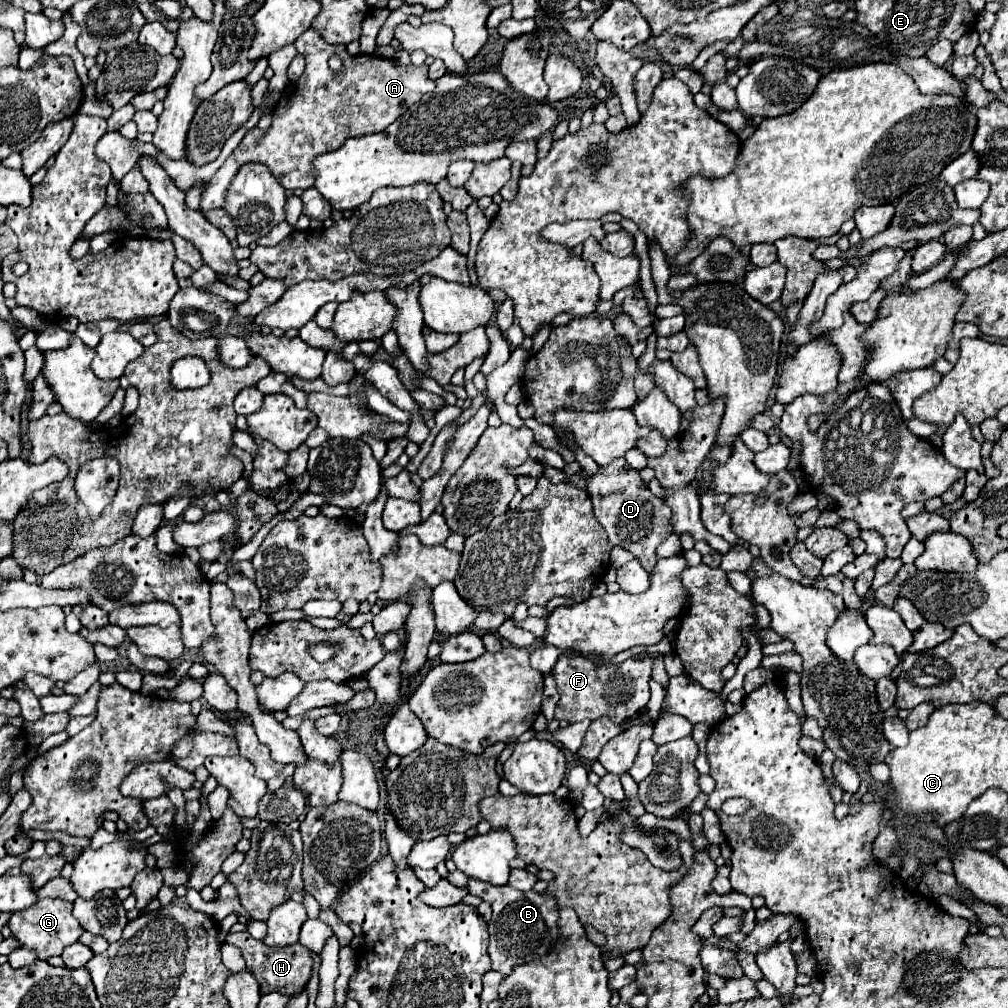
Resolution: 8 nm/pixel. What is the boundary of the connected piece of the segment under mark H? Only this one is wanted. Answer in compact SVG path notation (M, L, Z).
M232 933L226 937L226 943L238 945L242 949L242 955L246 959L246 967L252 969L256 981L260 983L260 993L282 993L282 995L298 995L306 989L306 983L312 973L312 953L308 947L302 947L300 943L290 947L268 947L262 941L252 939L248 933Z

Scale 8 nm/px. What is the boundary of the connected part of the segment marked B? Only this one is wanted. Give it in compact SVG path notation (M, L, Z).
M468 879L466 889L480 897L482 901L490 903L492 919L488 923L490 929L490 959L492 969L504 975L510 975L514 965L528 963L534 957L540 957L552 949L552 943L558 937L558 909L556 901L548 893L534 893L534 891L518 891L510 885L490 887L490 883L478 883L478 879Z

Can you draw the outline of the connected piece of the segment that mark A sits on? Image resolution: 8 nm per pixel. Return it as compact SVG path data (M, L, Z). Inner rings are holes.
M312 27L306 33L302 33L294 45L296 45L298 53L306 59L306 71L304 71L304 75L298 81L288 83L286 89L282 91L282 97L280 97L280 101L276 103L276 107L272 111L274 121L272 121L270 131L264 133L258 127L254 127L252 131L248 131L244 135L242 143L234 149L234 153L218 169L218 173L206 185L206 191L204 191L202 203L200 203L200 211L210 211L210 209L222 207L224 205L224 193L226 193L232 177L238 173L238 169L244 163L250 163L250 161L268 165L270 171L272 171L272 175L280 181L280 185L284 189L292 189L294 191L294 189L310 189L310 187L314 187L314 167L312 167L314 157L338 149L350 137L362 137L362 135L368 135L368 133L380 133L380 131L384 131L410 105L418 103L418 99L422 99L422 95L434 91L434 81L428 79L428 67L426 65L420 65L420 67L416 67L416 65L402 67L396 61L382 59L378 55L356 55L356 57L352 57L352 55L348 55L348 51L346 51L344 45L330 45L330 43L326 43ZM334 53L338 53L340 59L342 59L342 63L344 63L342 71L338 71L338 73L330 71L330 67L328 67L328 59Z

